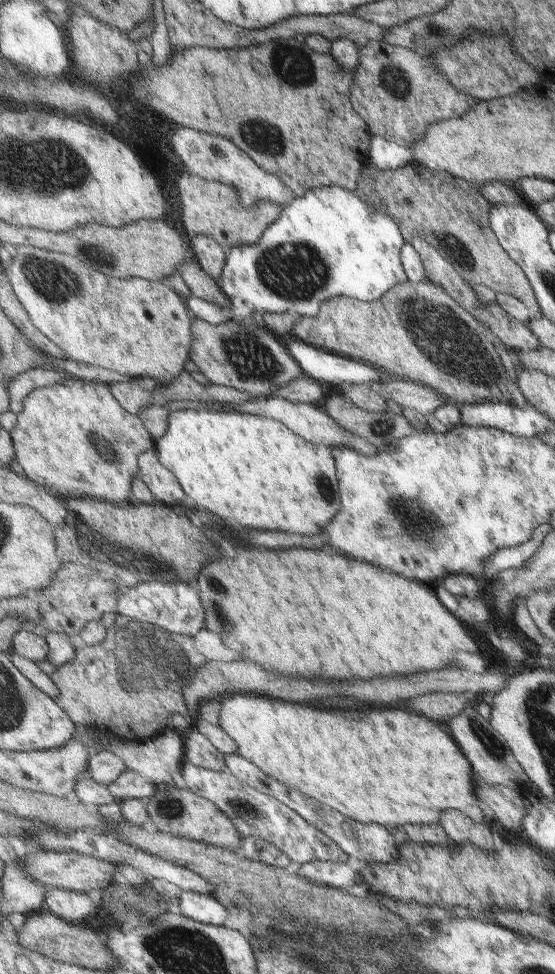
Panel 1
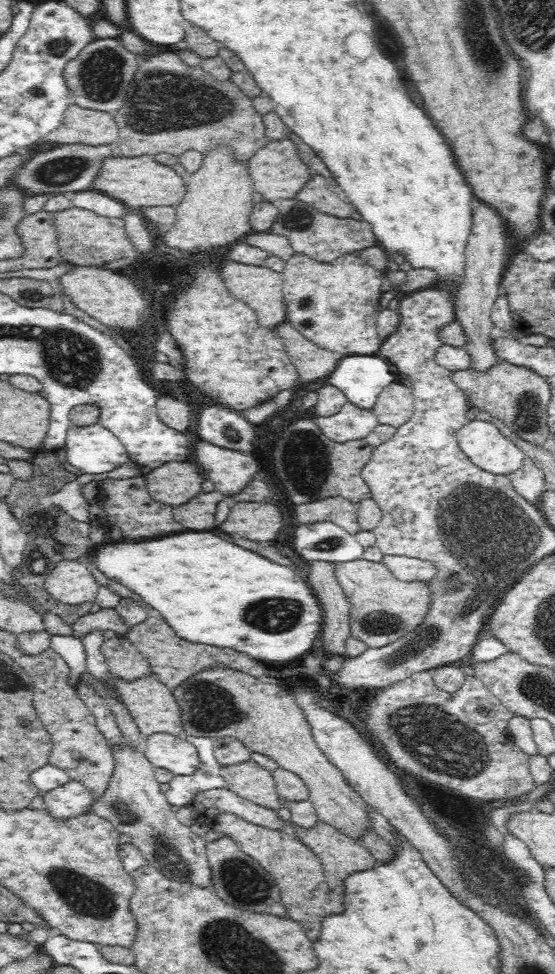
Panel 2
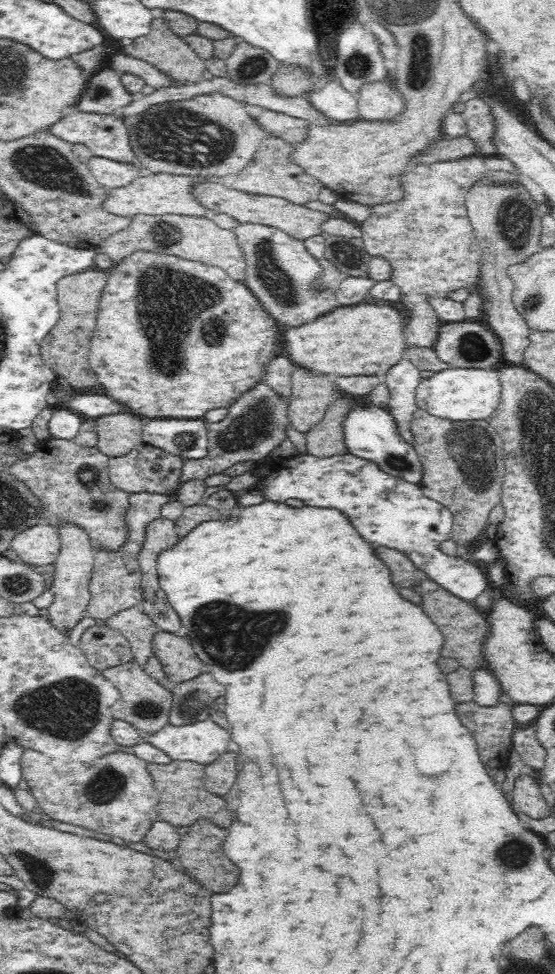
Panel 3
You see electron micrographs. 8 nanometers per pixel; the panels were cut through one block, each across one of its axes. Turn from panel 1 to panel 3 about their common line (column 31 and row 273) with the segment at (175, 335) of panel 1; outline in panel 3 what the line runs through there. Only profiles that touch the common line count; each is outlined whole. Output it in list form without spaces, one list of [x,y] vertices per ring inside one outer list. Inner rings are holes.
[[[252,222],[240,224],[232,232],[236,234],[238,244],[248,260],[248,272],[244,284],[254,292],[254,296],[262,302],[266,312],[276,322],[284,322],[296,328],[342,306],[338,304],[332,290],[316,292],[310,288],[310,282],[320,274],[320,266],[302,240],[296,240],[278,228],[252,224]]]

